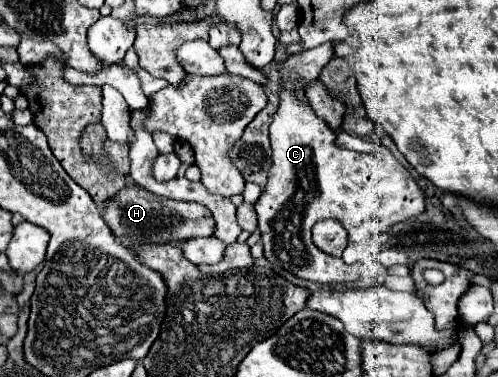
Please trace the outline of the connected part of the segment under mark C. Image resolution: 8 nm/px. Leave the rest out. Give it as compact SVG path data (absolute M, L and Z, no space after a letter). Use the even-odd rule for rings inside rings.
M324 42L324 44L320 44L320 46L316 46L316 48L312 48L312 50L306 50L306 52L302 52L302 54L292 54L284 64L282 64L282 76L284 76L284 92L282 92L282 96L280 96L280 108L278 108L278 112L276 112L276 116L274 116L274 122L270 124L270 148L272 148L272 166L270 166L270 170L268 170L268 182L266 182L266 188L262 190L262 196L258 198L258 204L256 204L256 214L258 214L258 230L260 230L260 236L262 236L262 246L264 246L264 256L266 256L266 260L268 262L272 262L274 266L280 266L282 270L286 268L288 272L292 272L294 276L298 276L298 278L302 278L302 280L310 280L310 282L316 282L316 284L320 285L328 285L334 286L337 284L344 284L346 286L352 287L350 285L355 285L355 281L360 280L365 286L365 288L370 287L372 285L380 285L378 284L378 278L386 272L386 277L388 275L387 269L379 262L378 255L381 251L381 247L389 247L390 244L394 244L394 239L389 237L389 231L394 224L398 224L398 222L404 222L404 220L408 220L408 218L414 218L414 216L420 216L420 214L424 214L426 212L426 202L424 202L424 190L416 184L416 180L412 178L412 174L408 172L408 168L404 168L396 158L394 158L394 154L388 150L388 148L384 148L382 150L382 154L360 154L360 152L354 152L354 150L346 150L346 148L338 148L336 146L336 132L328 126L328 124L324 124L324 120L322 118L318 118L318 116L314 116L314 112L308 108L308 104L304 104L304 106L300 106L300 102L296 100L296 88L298 88L298 84L302 84L302 88L306 88L306 84L310 84L310 82L314 82L318 76L320 76L320 72L322 72L322 66L326 66L330 60L332 60L332 56L334 56L334 42ZM326 218L334 218L334 220L338 220L348 232L348 244L360 244L360 260L358 262L352 262L352 264L348 264L348 262L344 262L344 258L335 258L334 256L330 256L330 254L324 254L322 250L318 250L314 244L312 244L312 240L310 240L310 228L313 225L321 220L326 220Z

